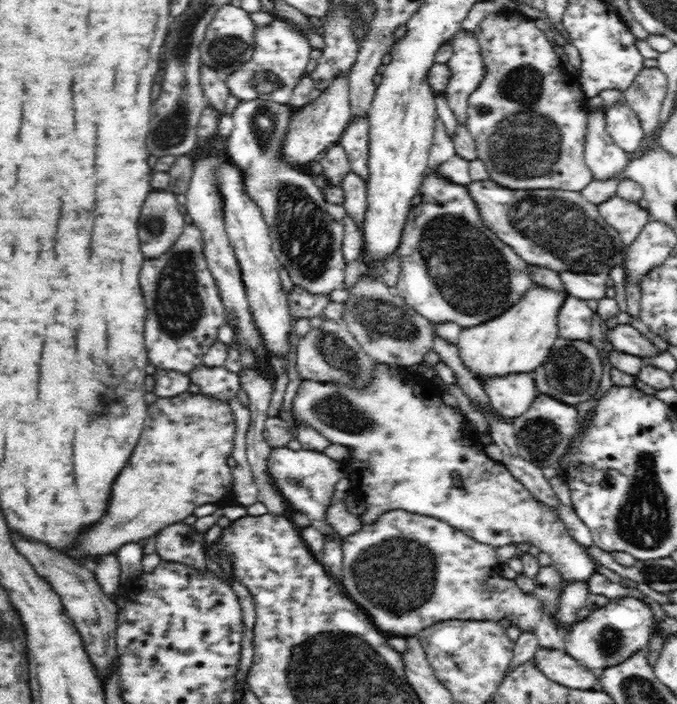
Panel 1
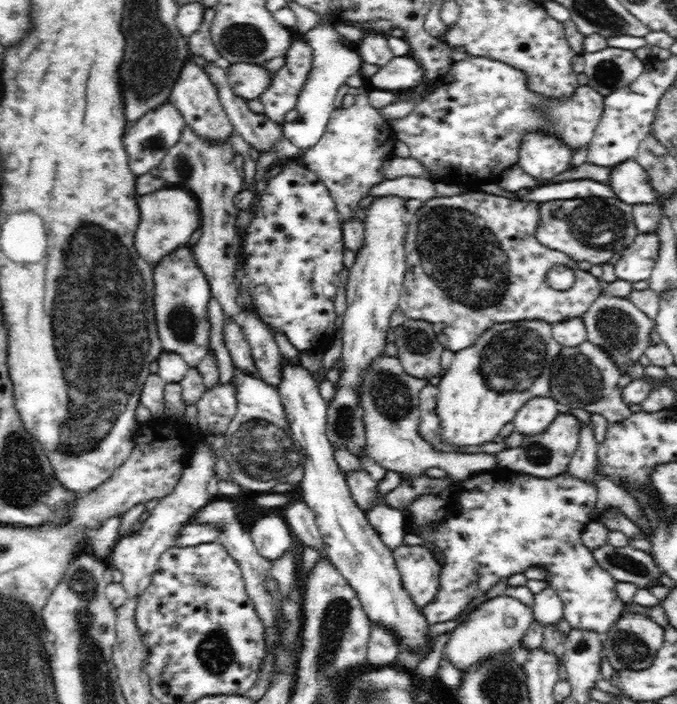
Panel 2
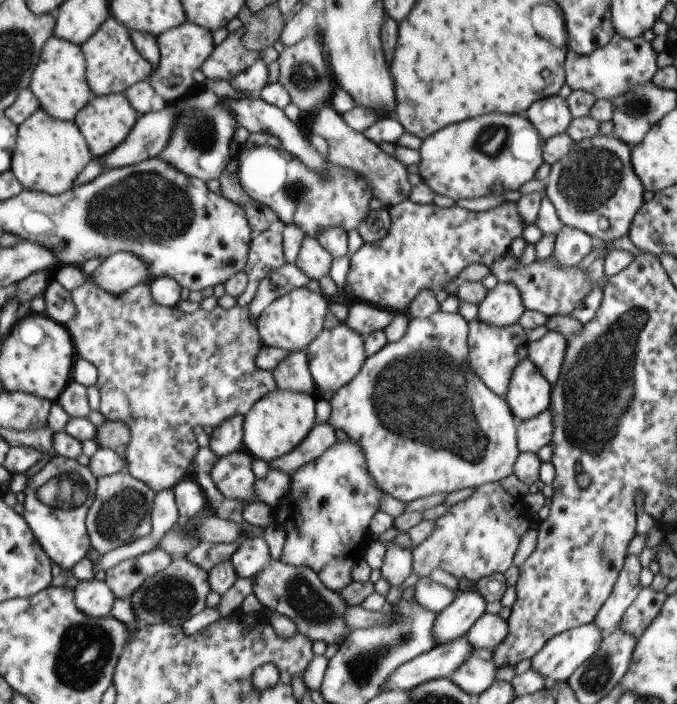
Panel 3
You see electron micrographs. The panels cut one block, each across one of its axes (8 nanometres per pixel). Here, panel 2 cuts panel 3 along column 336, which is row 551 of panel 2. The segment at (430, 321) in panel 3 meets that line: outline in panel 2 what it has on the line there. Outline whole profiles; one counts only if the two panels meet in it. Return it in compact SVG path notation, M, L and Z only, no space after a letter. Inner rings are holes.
M400 545L392 550L398 572L410 600L423 610L440 588L440 570L443 564L424 545Z

